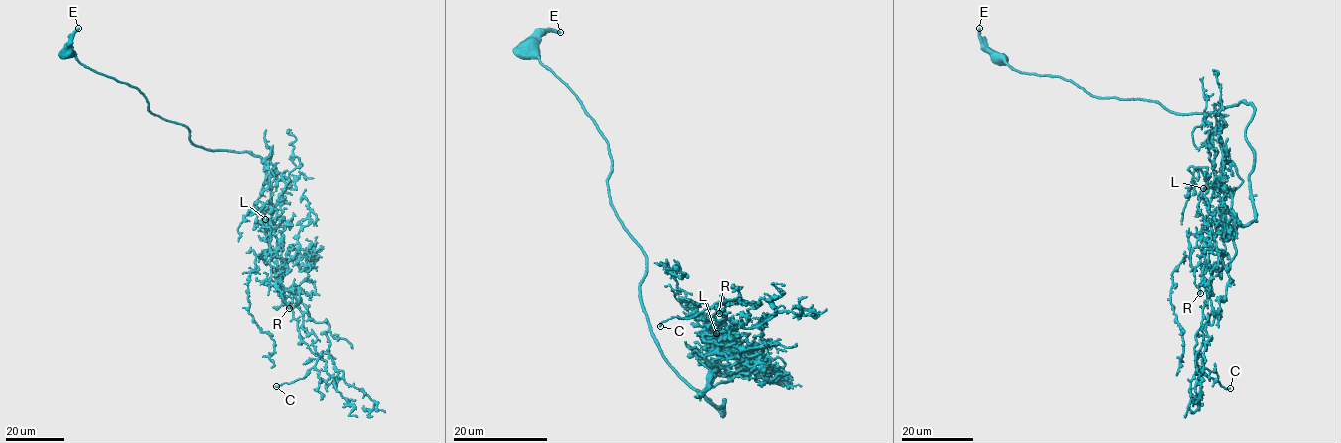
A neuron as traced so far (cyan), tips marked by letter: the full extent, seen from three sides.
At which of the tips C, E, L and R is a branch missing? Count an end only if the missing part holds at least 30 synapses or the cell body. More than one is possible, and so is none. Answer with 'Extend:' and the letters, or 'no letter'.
Extend: R

